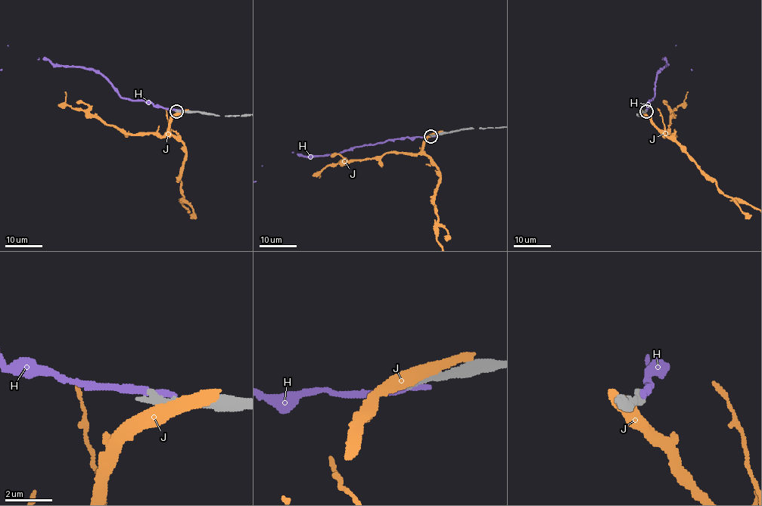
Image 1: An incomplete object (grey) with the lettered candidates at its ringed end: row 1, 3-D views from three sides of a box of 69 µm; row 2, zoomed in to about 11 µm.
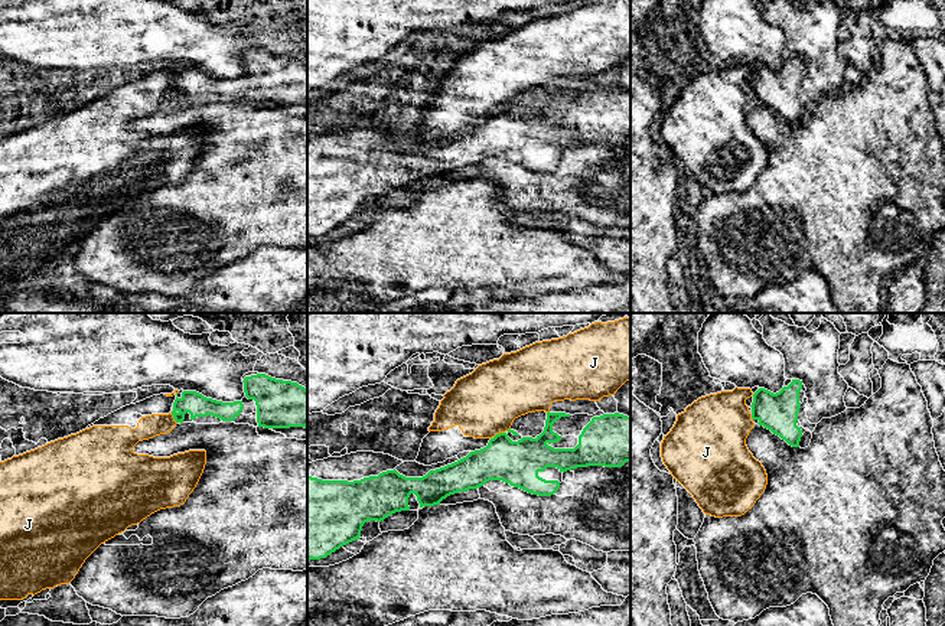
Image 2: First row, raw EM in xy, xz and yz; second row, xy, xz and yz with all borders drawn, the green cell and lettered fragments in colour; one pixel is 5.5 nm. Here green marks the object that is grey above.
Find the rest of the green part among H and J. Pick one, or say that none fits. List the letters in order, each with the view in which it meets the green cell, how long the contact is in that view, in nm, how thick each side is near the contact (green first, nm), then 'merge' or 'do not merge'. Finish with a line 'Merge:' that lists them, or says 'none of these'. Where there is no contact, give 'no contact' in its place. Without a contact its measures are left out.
H: no contact | do not merge
J: xz | 70 nm | 240/380 nm | do not merge
Merge: none of these

